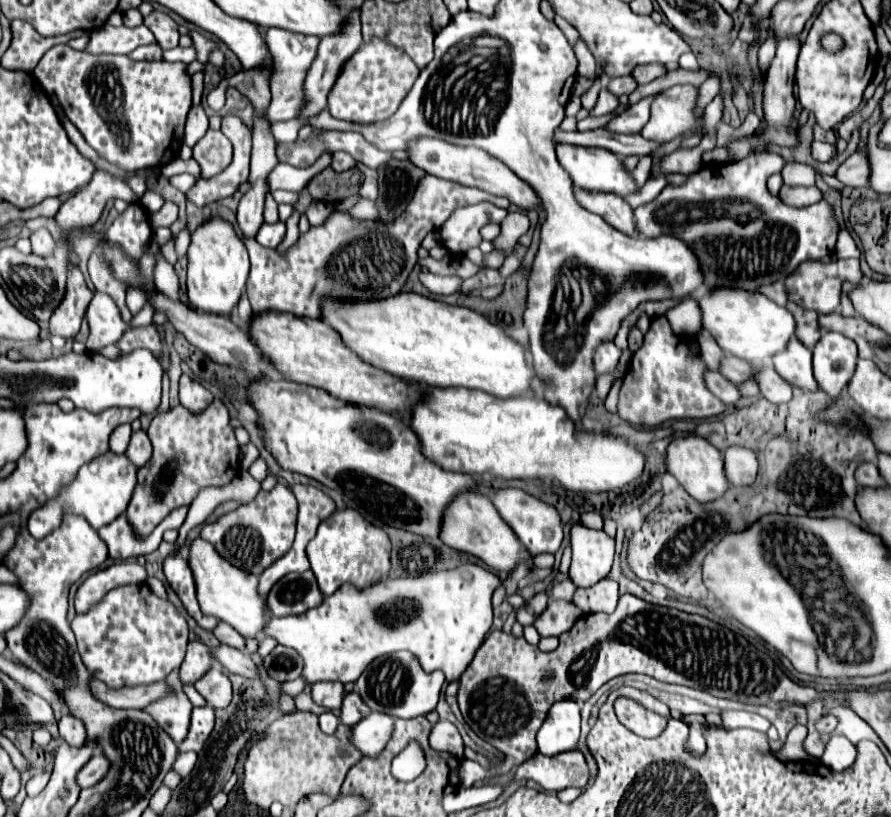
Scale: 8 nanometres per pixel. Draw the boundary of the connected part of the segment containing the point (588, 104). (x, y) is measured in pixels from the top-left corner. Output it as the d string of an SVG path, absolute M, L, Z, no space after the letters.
M592 84L592 88L582 96L582 106L586 108L586 110L592 110L594 108L594 104L596 104L596 100L598 100L598 92L600 92L600 88L602 88L602 84Z

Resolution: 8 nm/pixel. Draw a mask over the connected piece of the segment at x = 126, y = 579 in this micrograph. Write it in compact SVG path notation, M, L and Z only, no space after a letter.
M116 562L104 570L92 572L78 588L76 592L76 612L86 612L96 600L104 596L104 592L120 586L120 584L132 584L132 582L144 582L146 580L146 568L138 562Z

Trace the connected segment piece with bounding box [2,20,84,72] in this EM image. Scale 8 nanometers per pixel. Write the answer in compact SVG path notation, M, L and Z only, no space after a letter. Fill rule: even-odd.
M14 20L12 22L12 44L2 56L2 66L6 70L22 70L22 72L32 72L40 58L56 44L64 44L72 38L82 36L82 30L68 32L64 36L40 36L32 24L24 20Z

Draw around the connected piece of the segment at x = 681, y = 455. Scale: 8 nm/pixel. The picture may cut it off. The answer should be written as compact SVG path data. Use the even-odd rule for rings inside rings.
M688 436L688 438L672 440L672 444L668 446L666 466L668 466L668 472L698 502L714 502L714 500L722 498L730 490L726 470L724 470L724 454L718 448L714 448L708 440L700 438L700 436Z

